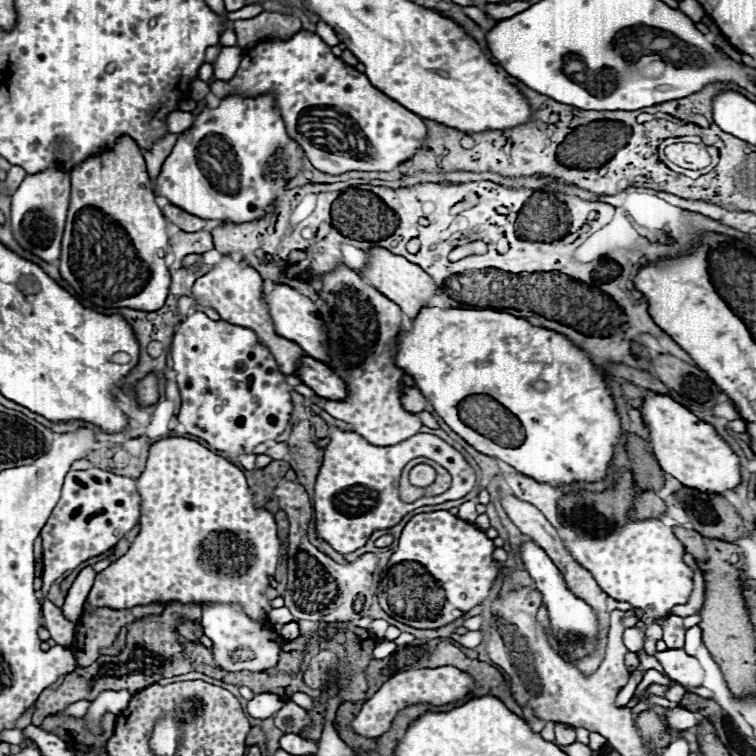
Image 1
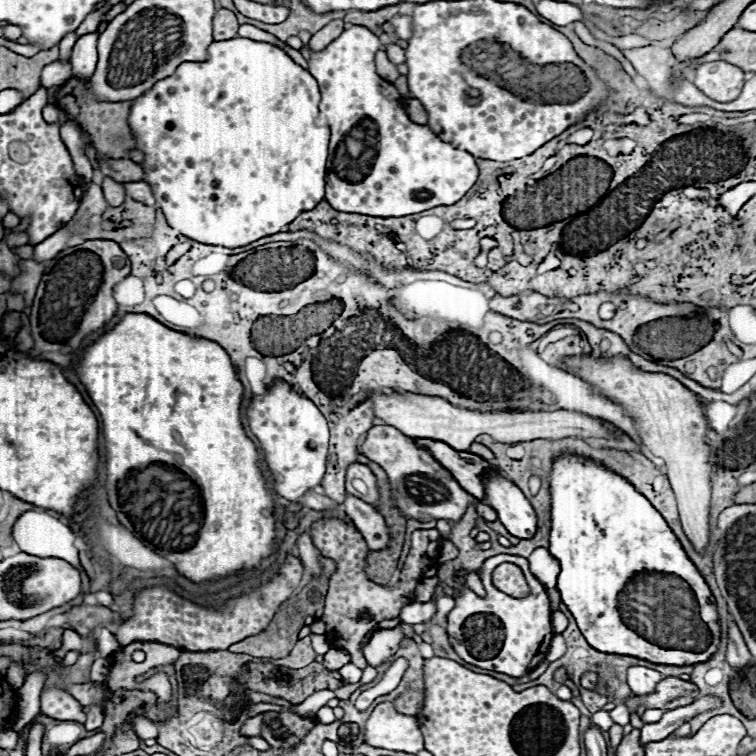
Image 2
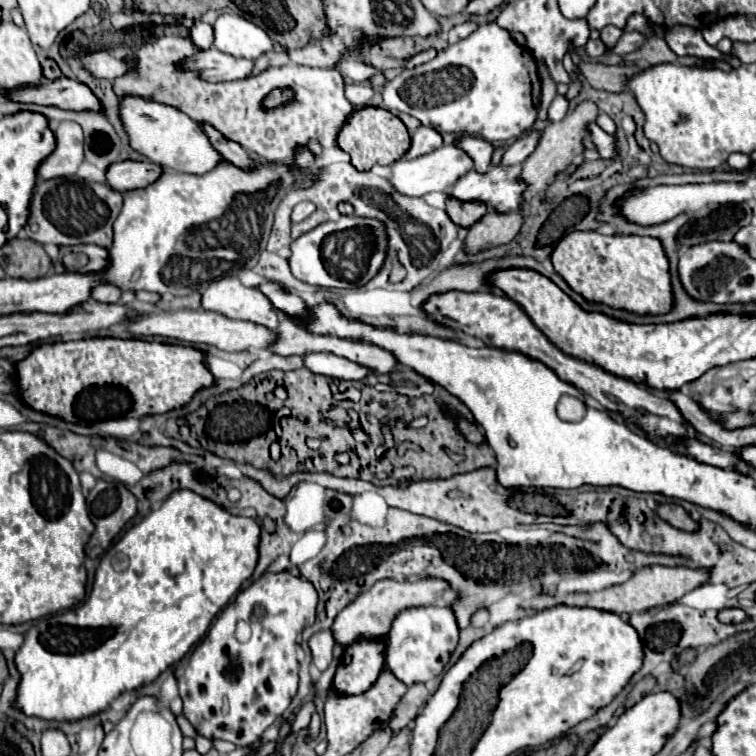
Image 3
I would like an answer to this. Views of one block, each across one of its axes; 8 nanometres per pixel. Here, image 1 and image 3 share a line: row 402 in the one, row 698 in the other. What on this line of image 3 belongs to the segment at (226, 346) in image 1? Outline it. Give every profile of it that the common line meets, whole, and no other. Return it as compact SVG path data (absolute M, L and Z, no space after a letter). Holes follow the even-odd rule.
M282 570L264 572L224 608L206 638L190 654L184 674L178 678L184 702L182 714L200 736L246 746L256 742L282 716L298 688L296 636L314 624L316 606L318 592L314 584ZM238 620L246 620L252 626L252 636L244 644L234 636Z

